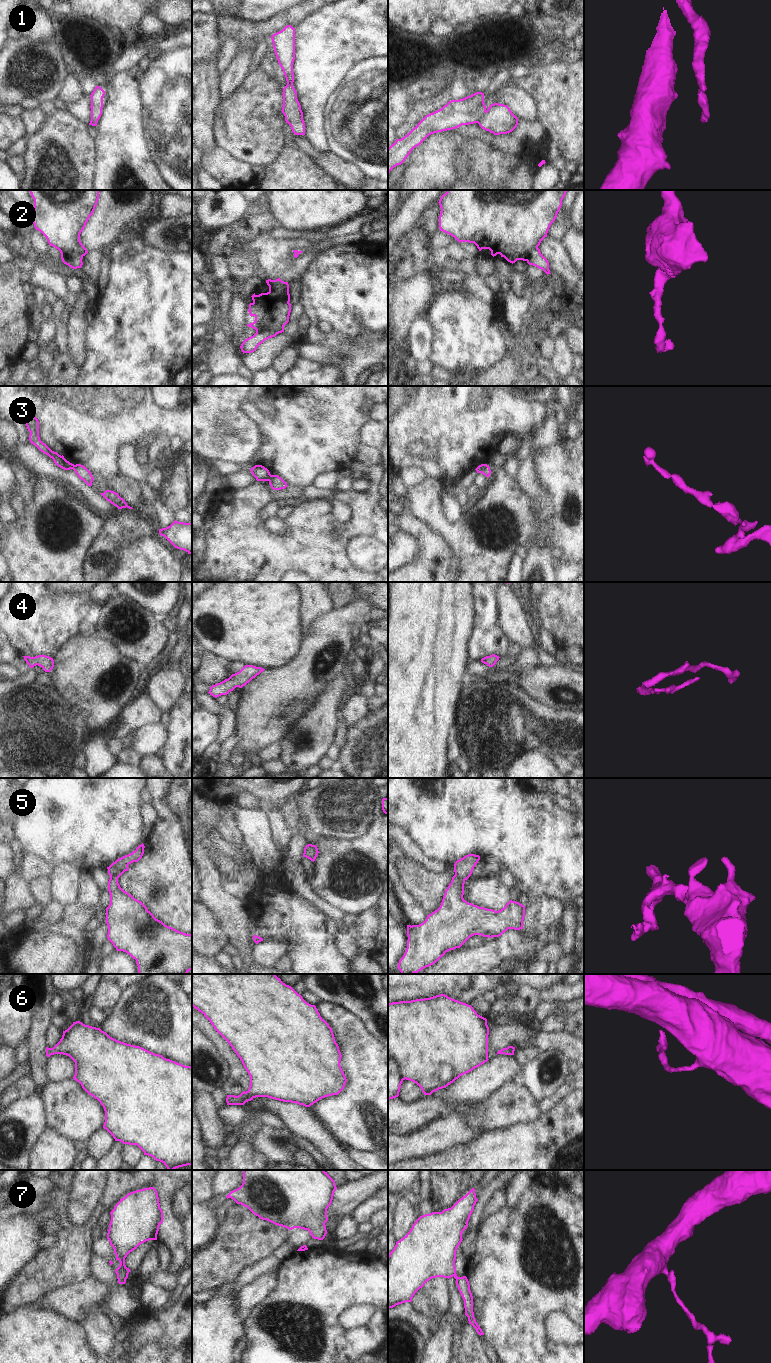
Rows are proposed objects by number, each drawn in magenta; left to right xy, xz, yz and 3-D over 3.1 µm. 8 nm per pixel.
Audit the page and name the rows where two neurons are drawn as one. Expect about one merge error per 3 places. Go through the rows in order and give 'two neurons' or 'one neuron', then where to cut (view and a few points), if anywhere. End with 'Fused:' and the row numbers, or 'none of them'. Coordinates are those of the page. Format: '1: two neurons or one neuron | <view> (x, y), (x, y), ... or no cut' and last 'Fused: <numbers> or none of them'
1: two neurons | yz (486, 111), (478, 123)
2: two neurons | xy (61, 252), (77, 252), (84, 255)
3: two neurons | xz (271, 475), (267, 480)
4: one neuron | no cut
5: one neuron | no cut
6: one neuron | no cut
7: one neuron | no cut
Fused: 1, 2, 3

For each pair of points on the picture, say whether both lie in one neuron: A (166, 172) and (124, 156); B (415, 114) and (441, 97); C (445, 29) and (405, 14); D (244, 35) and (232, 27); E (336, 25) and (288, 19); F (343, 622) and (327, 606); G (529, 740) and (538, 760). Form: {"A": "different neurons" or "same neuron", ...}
{"A": "different neurons", "B": "same neuron", "C": "different neurons", "D": "same neuron", "E": "different neurons", "F": "different neurons", "G": "different neurons"}

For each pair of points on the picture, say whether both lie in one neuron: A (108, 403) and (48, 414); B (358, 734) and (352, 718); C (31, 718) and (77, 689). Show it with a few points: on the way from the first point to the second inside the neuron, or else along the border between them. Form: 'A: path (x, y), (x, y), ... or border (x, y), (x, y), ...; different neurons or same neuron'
A: path (93, 403), (89, 403), (76, 414), (63, 414); same neuron
B: border (371, 709), (360, 722), (348, 731); different neurons
C: border (56, 689), (71, 704); different neurons

